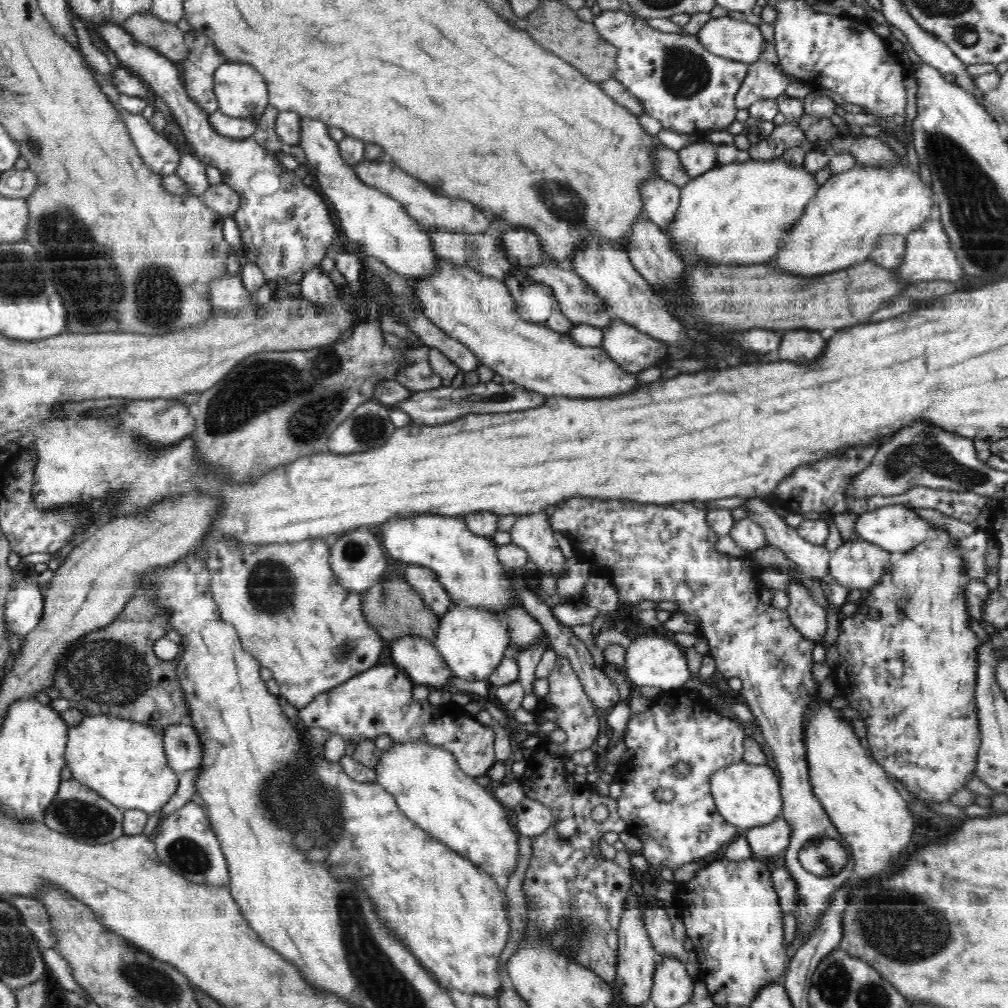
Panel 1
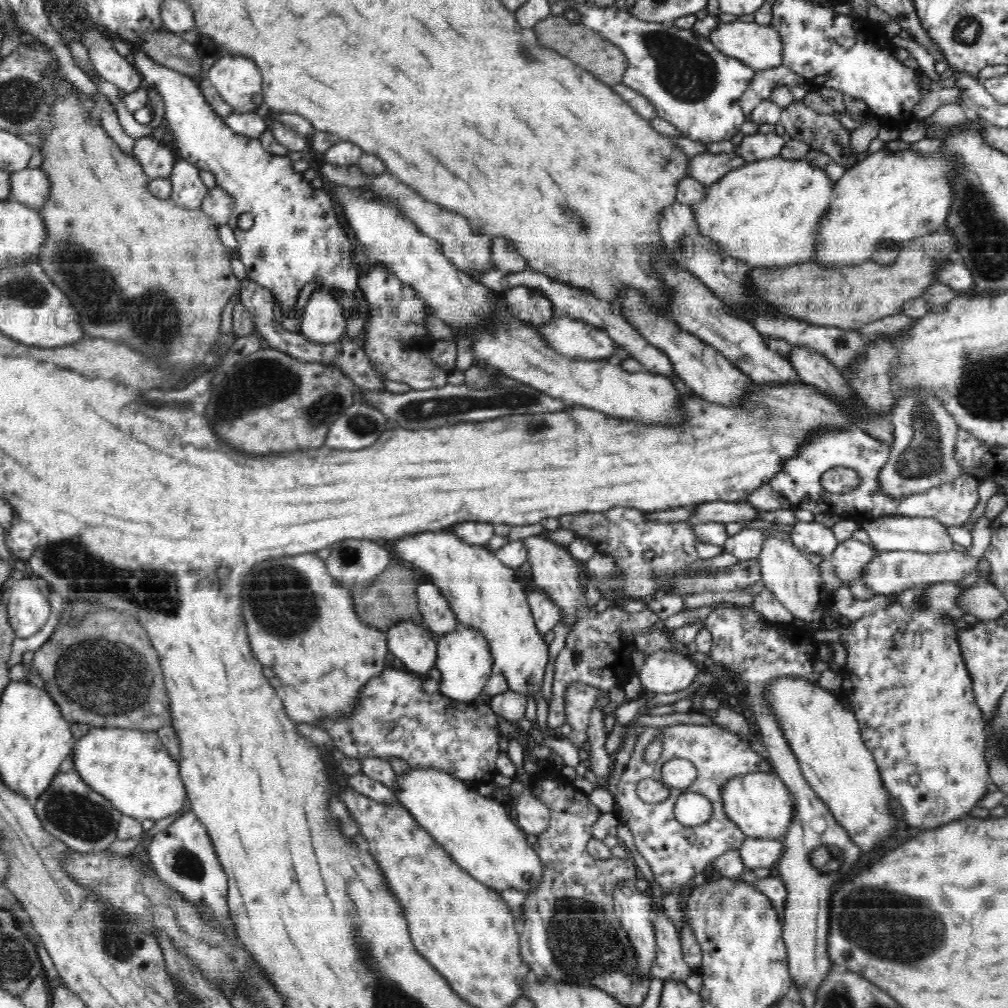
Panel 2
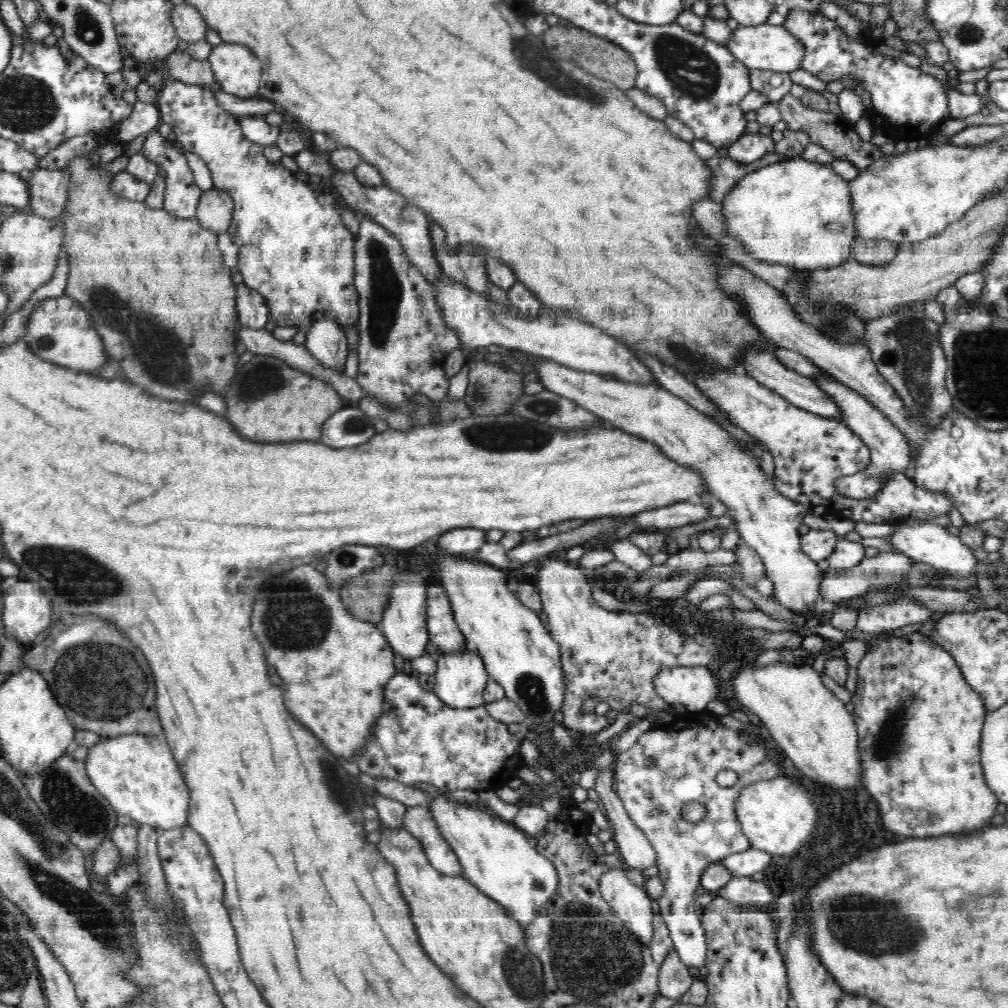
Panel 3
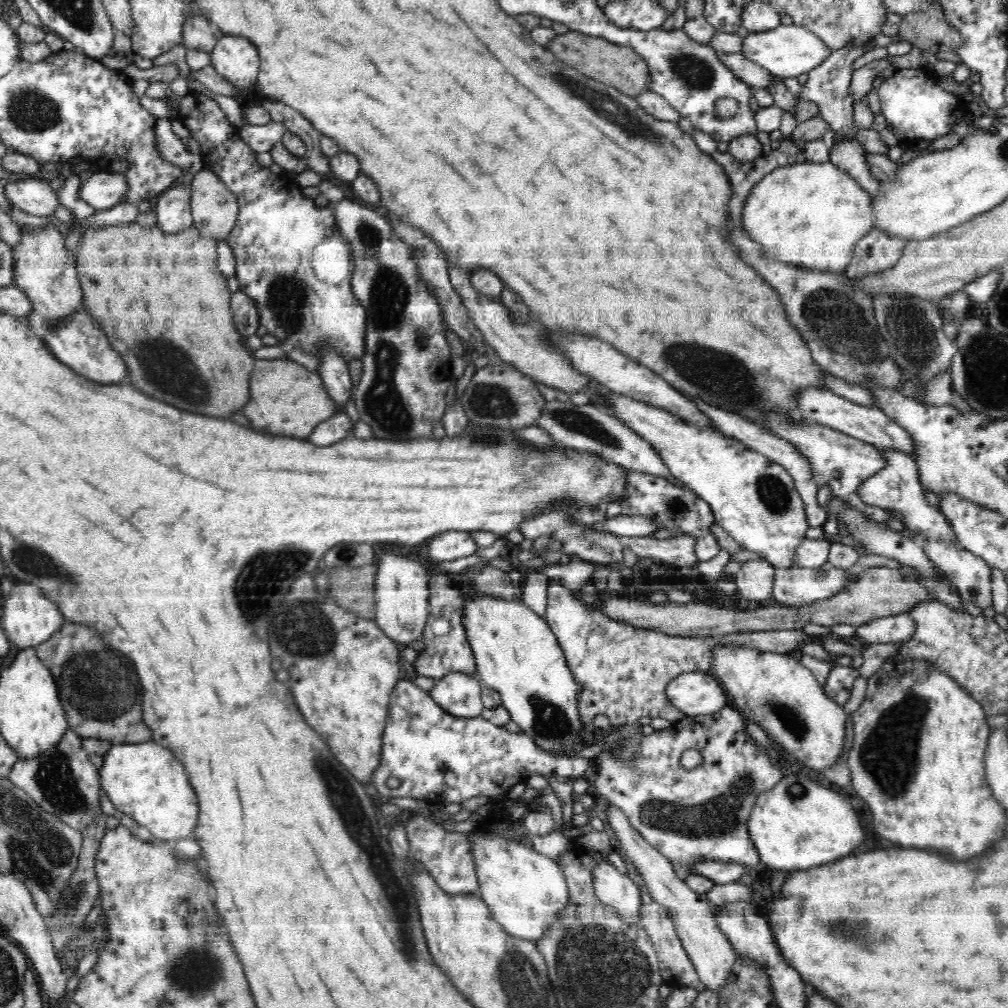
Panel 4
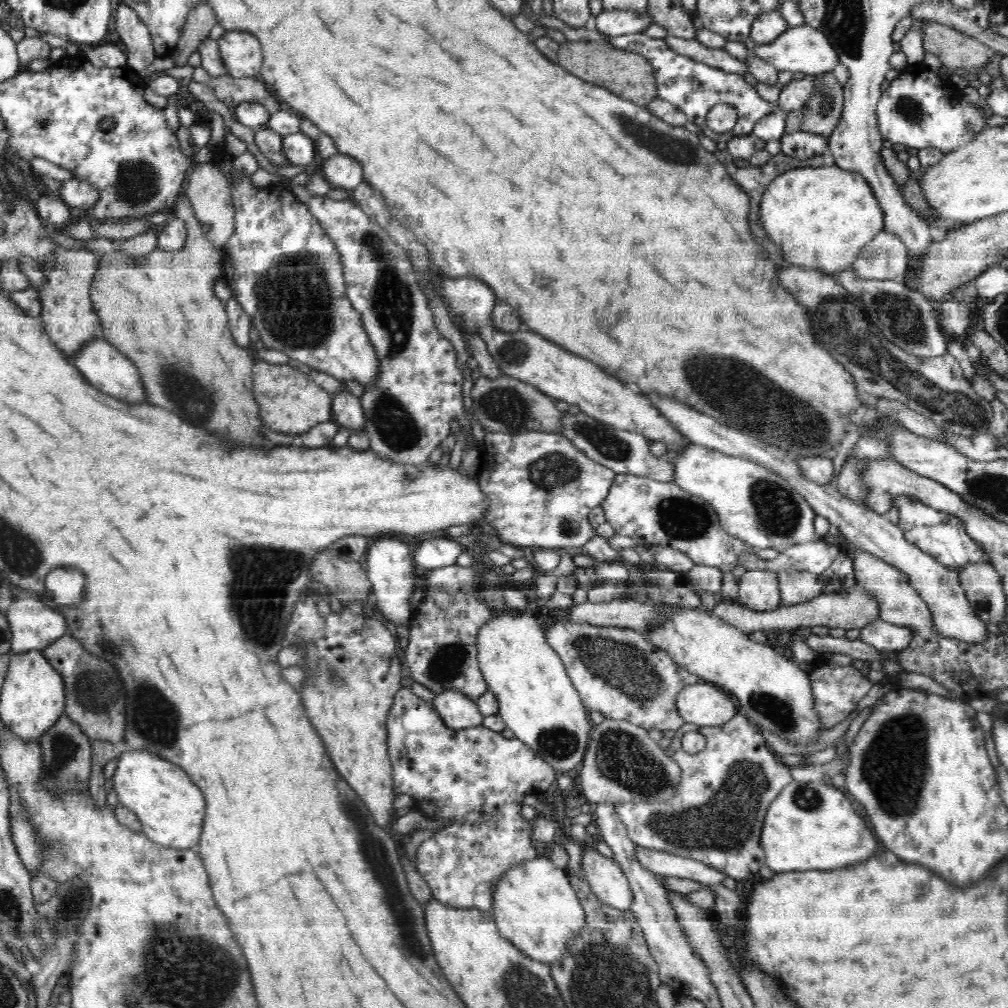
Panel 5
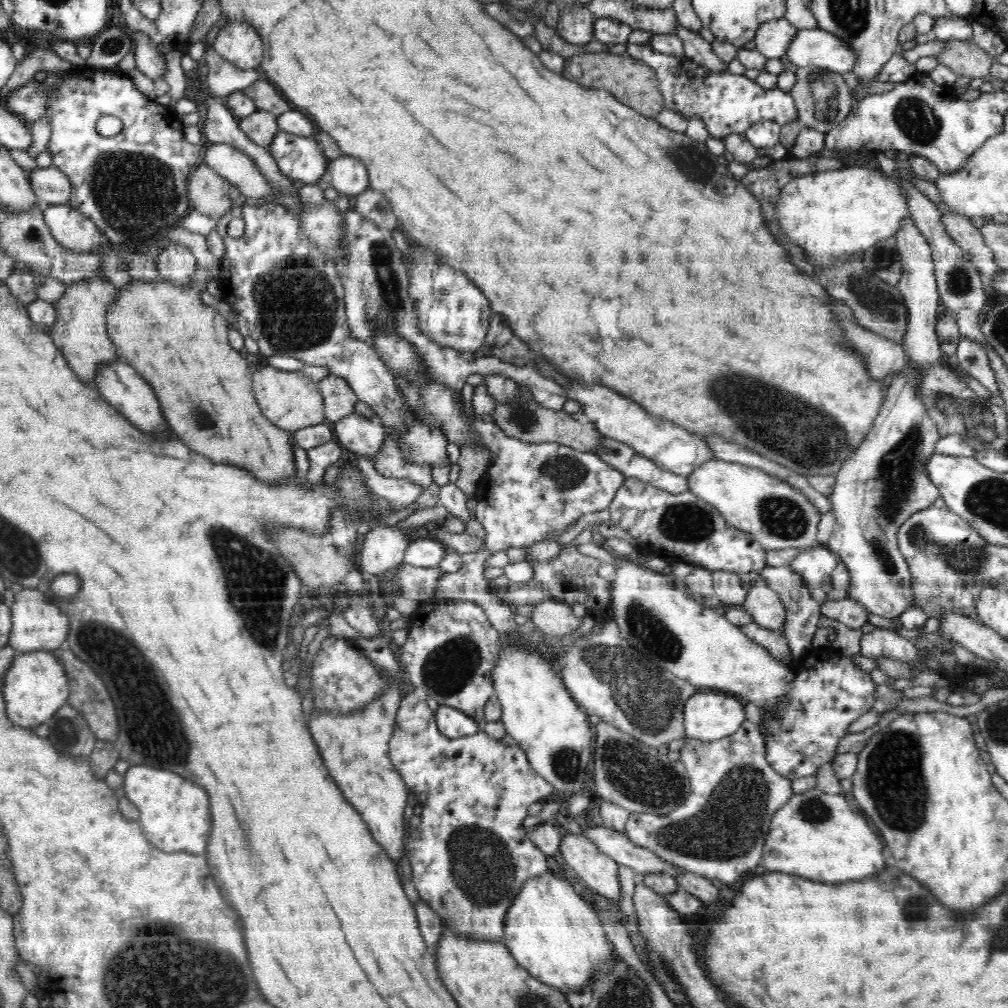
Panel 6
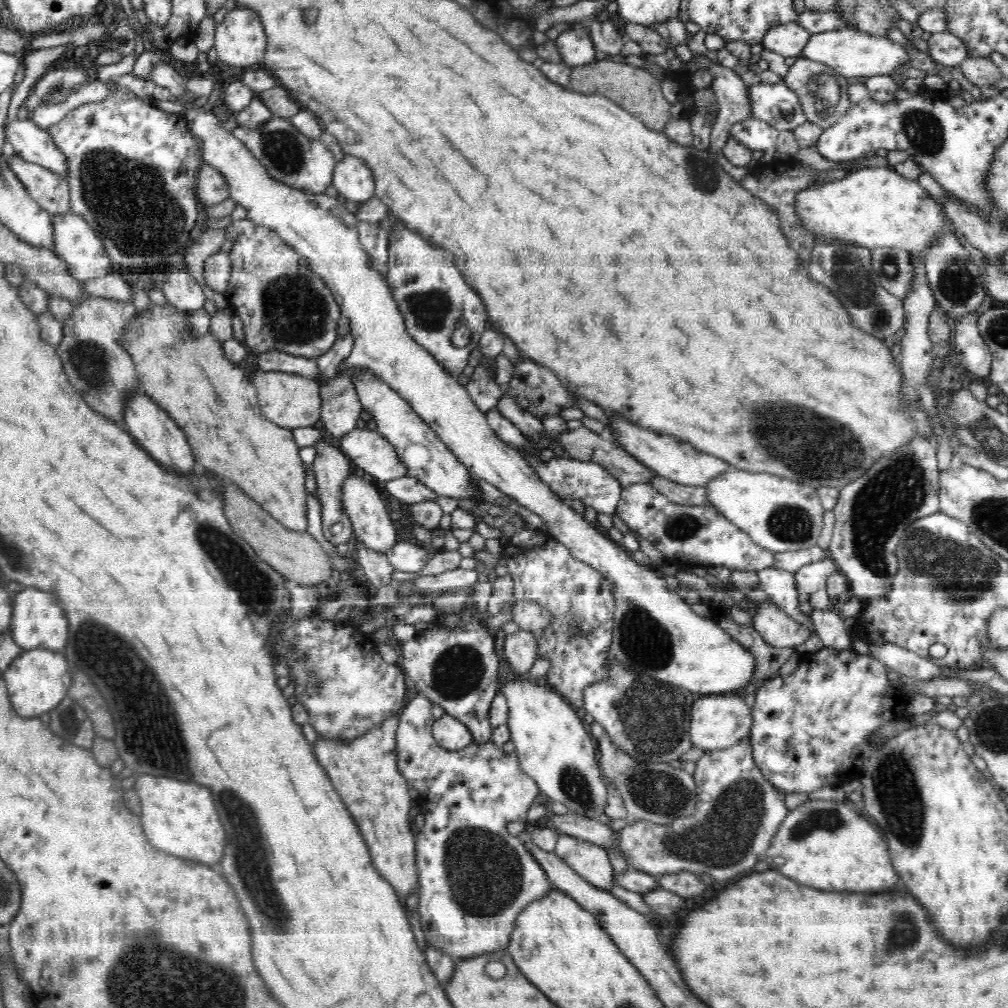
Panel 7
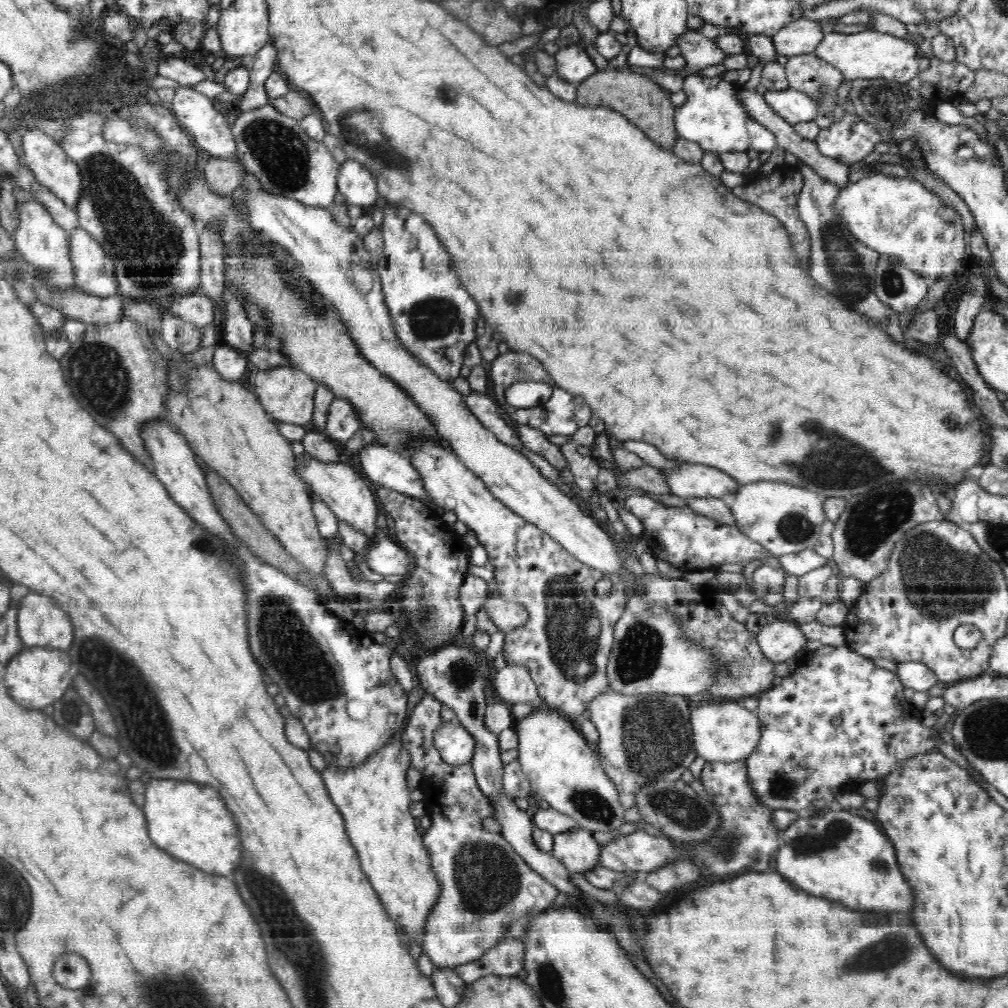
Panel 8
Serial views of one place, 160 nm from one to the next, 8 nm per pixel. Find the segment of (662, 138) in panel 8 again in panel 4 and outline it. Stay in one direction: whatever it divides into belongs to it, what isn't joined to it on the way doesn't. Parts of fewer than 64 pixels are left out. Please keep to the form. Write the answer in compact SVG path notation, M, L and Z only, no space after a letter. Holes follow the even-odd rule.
M568 30L552 39L547 48L556 58L564 61L577 72L613 86L630 97L636 97L640 92L646 90L649 76L648 65L632 47L617 45L602 37L593 37L580 31Z

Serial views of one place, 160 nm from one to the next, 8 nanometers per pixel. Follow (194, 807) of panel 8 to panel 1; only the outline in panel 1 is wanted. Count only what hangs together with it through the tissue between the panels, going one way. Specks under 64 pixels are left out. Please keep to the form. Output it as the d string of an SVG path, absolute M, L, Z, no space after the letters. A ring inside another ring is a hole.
M89 715L69 728L66 766L76 781L88 786L114 806L151 813L160 811L179 786L179 775L168 767L163 733L144 723L119 716Z

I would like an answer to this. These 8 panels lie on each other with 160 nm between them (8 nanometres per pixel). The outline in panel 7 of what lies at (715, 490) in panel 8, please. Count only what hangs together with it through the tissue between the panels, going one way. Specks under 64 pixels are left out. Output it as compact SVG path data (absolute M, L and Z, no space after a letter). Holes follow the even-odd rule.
M622 415L622 418L612 418L612 426L616 436L613 440L618 440L618 445L622 444L622 448L626 448L626 453L630 452L630 455L636 457L643 465L676 484L705 486L713 475L728 470L729 464L724 459L697 450L693 444L685 442L678 435L639 426L638 423L631 422L626 415Z

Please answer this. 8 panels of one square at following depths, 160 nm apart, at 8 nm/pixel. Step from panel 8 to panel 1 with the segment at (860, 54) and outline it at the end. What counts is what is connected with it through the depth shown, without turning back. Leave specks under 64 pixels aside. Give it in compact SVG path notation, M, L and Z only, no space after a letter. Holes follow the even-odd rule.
M728 15L710 19L696 35L708 52L748 64L760 60L766 46L758 24L735 20Z

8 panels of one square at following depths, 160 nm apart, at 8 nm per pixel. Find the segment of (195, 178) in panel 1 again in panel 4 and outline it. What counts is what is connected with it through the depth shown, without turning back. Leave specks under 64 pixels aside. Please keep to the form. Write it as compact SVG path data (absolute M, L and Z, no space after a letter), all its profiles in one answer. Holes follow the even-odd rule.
M164 117L157 121L153 128L153 142L155 142L155 152L161 160L168 162L178 170L188 170L200 172L204 169L204 160L201 155L192 154L187 149L187 143L182 140L172 130L172 119ZM178 184L172 190L166 190L158 200L157 222L164 232L178 233L193 226L190 214L190 190Z

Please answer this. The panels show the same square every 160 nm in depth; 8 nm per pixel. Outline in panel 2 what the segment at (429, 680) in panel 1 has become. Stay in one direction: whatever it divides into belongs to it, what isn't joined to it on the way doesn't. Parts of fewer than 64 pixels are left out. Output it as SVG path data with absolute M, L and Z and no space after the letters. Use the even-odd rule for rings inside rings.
M412 620L400 622L400 624L392 625L387 630L387 648L389 652L400 659L406 669L416 674L426 674L430 668L434 668L434 662L437 660L437 644L426 631L424 625L413 624Z

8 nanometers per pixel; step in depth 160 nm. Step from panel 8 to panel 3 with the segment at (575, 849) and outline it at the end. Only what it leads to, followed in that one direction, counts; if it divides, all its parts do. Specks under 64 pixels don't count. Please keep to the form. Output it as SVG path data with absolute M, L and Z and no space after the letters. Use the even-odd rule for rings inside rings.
M624 868L609 869L599 882L602 898L612 907L616 916L634 938L650 946L654 942L654 910L652 899L644 890L630 881Z

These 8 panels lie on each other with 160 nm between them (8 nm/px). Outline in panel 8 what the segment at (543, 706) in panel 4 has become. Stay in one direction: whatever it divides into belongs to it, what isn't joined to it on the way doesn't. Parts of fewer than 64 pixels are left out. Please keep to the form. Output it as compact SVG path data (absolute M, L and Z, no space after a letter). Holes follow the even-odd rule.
M542 708L538 714L524 718L517 732L517 761L521 764L531 790L542 800L546 800L552 809L569 816L581 829L595 832L612 832L624 826L626 809L620 806L620 799L612 780L604 772L598 756L588 748L586 738L578 729L576 722L564 720L555 710Z

